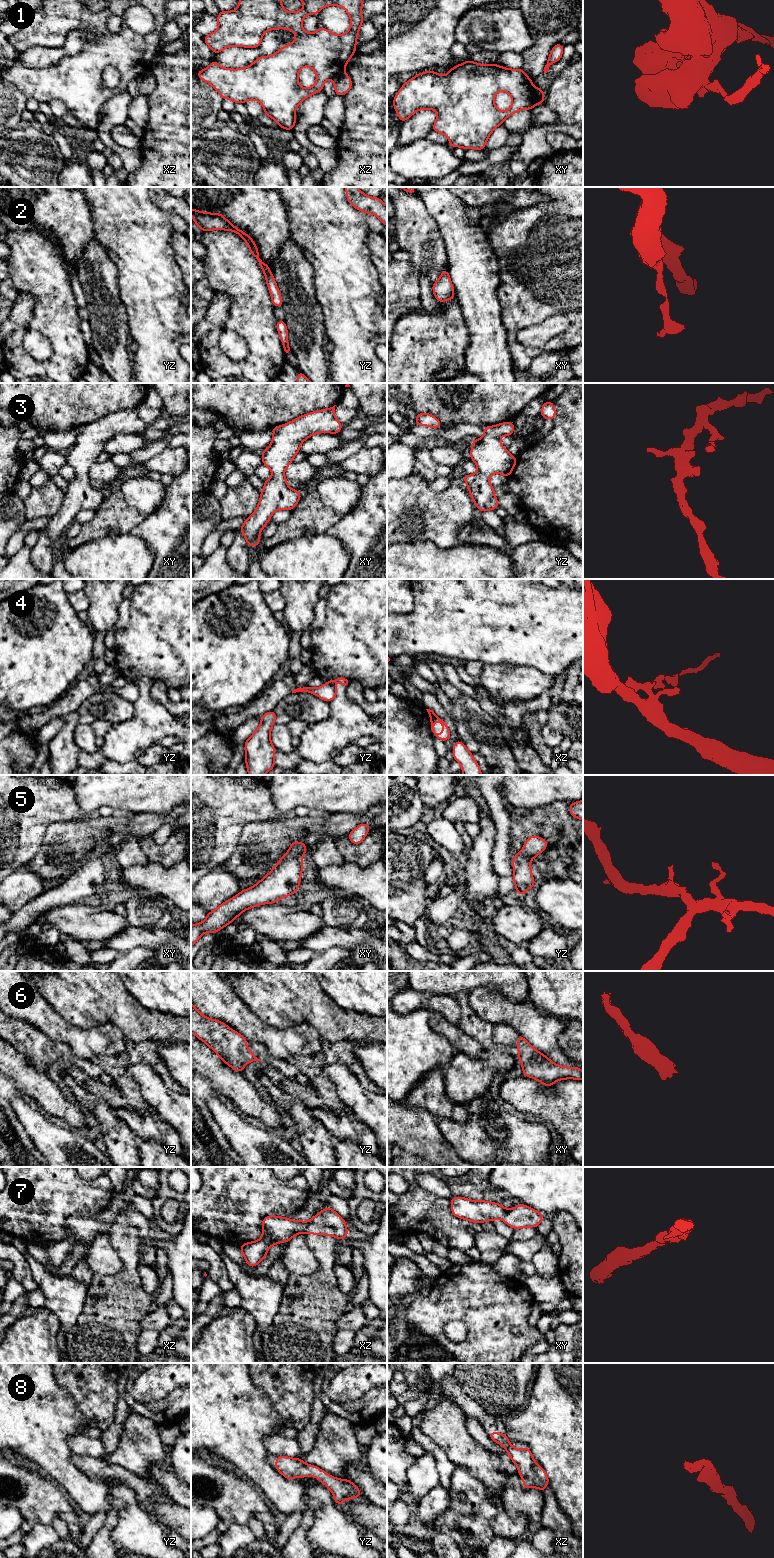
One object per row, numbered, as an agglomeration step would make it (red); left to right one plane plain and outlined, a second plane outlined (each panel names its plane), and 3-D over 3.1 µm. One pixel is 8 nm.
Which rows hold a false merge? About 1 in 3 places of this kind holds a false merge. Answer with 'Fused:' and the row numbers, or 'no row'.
Fused: 1, 4, 7

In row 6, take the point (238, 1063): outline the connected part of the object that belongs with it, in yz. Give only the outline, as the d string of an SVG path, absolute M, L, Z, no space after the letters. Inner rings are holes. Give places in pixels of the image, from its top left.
M192 1002L191 1032L235 1071L242 1073L246 1063L262 1062L249 1050L244 1036L219 1020L203 1016Z

